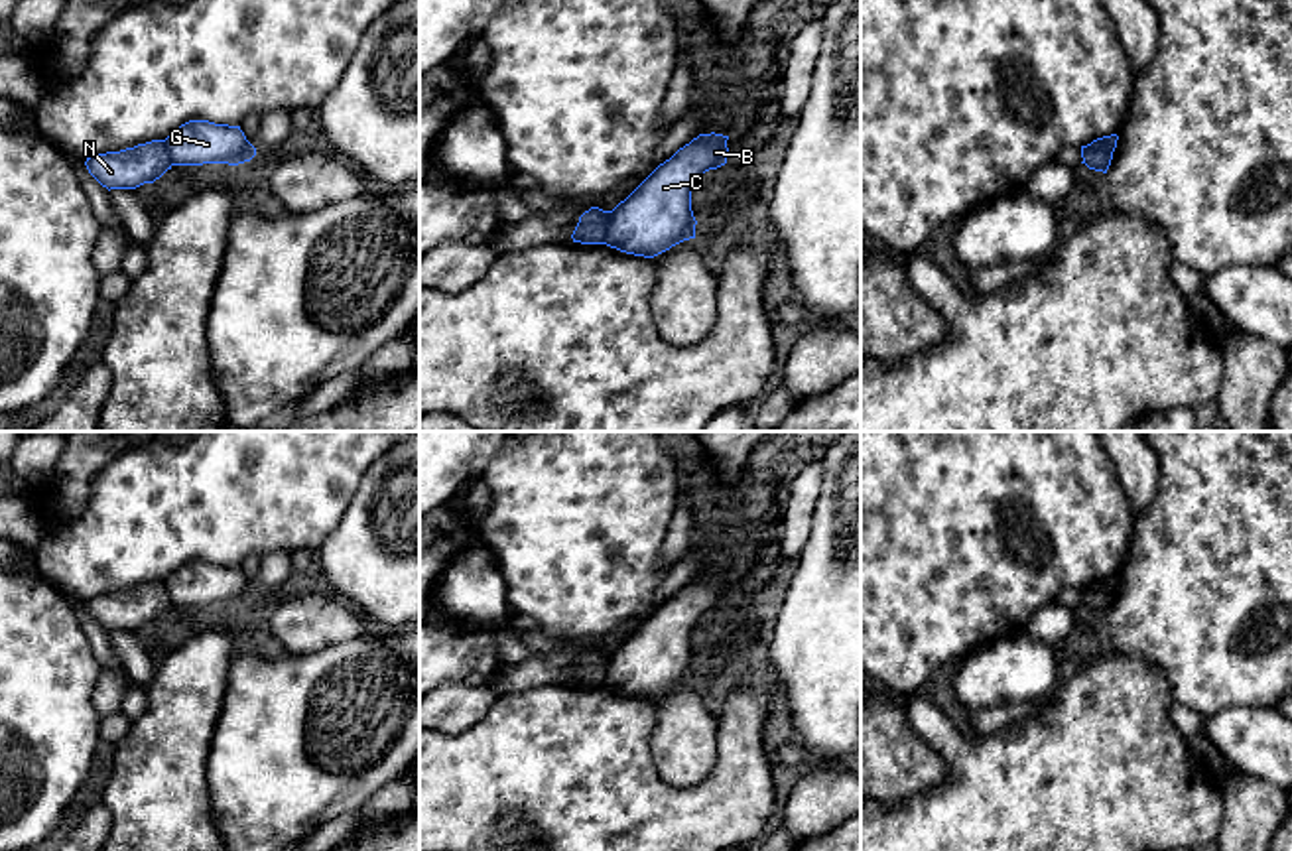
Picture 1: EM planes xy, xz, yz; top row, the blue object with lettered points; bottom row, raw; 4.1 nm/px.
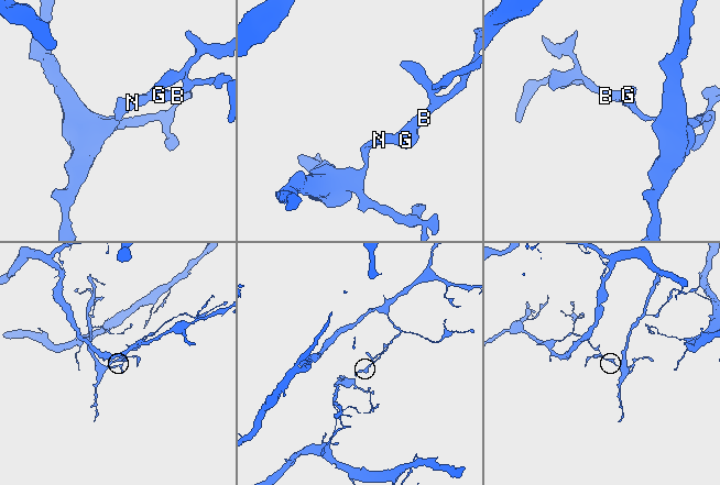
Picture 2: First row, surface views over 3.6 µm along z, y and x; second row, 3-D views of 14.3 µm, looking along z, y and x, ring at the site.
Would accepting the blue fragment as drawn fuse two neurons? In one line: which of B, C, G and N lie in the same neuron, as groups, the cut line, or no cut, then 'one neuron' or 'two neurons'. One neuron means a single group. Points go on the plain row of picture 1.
B C G / N; cut in xz along (609, 653), (603, 684); two neurons

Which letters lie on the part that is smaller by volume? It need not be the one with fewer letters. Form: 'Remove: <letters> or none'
Remove: N

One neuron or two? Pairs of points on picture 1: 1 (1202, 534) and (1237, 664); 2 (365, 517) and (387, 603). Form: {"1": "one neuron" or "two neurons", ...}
{"1": "one neuron", "2": "one neuron"}

